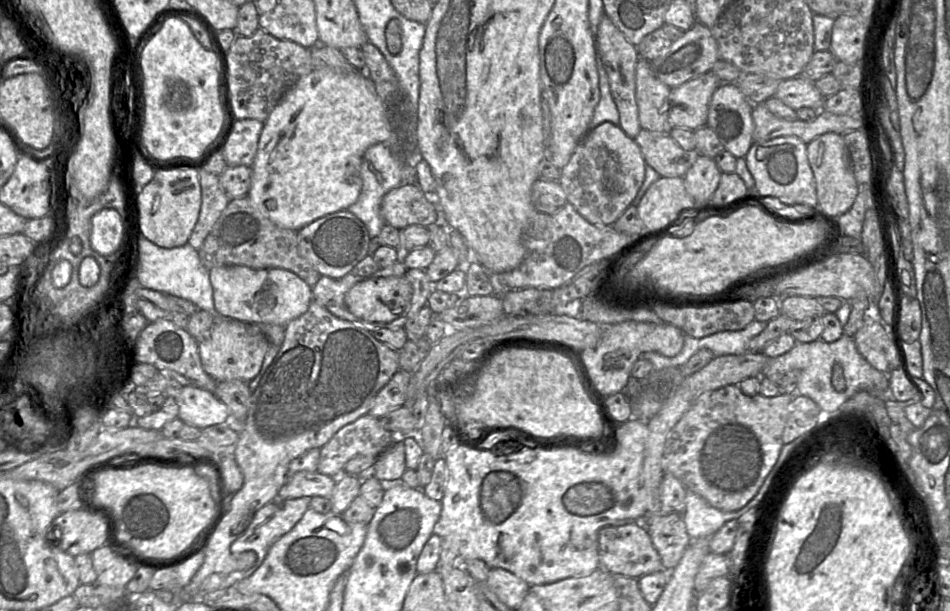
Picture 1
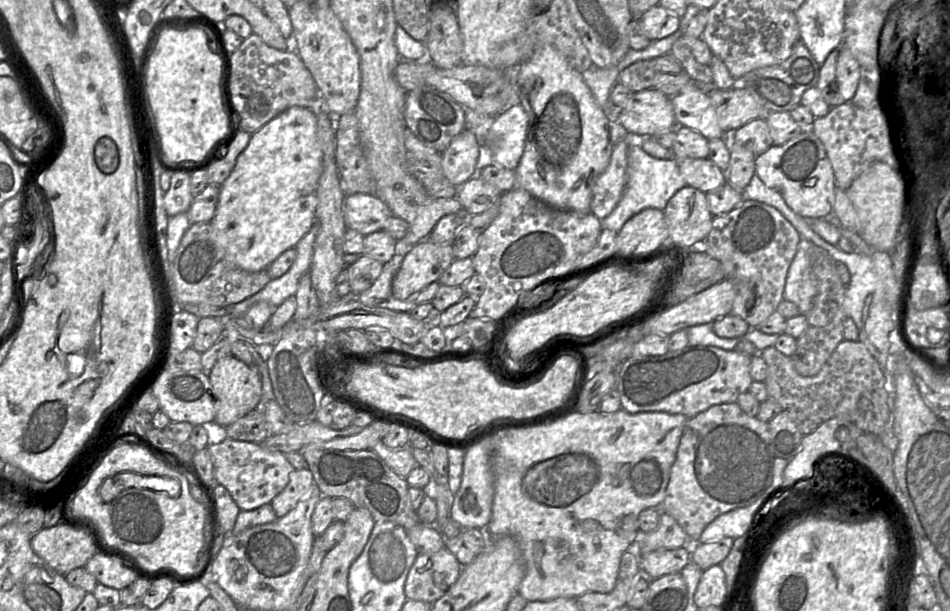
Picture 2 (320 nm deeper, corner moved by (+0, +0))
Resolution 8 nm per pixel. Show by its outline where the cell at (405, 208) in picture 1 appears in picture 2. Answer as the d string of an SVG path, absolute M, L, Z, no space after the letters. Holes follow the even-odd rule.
M354 193L345 195L343 215L348 229L354 229L365 236L383 230L392 213L375 194Z

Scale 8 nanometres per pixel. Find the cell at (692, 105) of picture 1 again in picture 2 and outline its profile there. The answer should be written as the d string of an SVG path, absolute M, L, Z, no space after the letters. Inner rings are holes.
M653 88L633 92L627 105L619 110L618 121L628 134L633 137L669 132L677 126L670 97Z

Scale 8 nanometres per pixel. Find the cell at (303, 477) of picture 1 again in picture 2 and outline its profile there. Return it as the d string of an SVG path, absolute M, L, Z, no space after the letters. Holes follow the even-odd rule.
M224 438L219 443L207 446L212 457L214 477L223 485L242 511L251 511L272 500L286 487L293 466L285 455L276 450L269 450L261 443L246 442Z

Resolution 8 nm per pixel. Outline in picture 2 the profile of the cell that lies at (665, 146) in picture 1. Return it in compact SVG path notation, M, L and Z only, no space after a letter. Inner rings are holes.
M674 158L687 186L707 193L726 183L726 173L708 158Z

